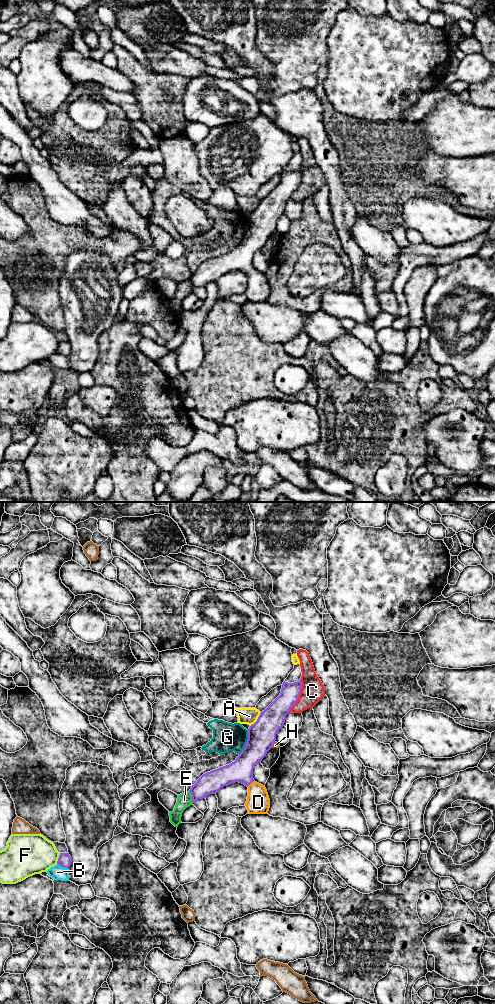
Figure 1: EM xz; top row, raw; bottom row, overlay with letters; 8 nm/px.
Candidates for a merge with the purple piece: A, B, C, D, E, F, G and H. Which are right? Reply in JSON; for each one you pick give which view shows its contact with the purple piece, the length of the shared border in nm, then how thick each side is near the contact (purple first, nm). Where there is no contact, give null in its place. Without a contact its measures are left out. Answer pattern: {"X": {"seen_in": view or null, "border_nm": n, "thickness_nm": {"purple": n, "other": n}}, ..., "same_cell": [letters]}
{"D": {"seen_in": "xz", "border_nm": 80, "thickness_nm": {"purple": 190, "other": 190}}, "same_cell": ["D"]}

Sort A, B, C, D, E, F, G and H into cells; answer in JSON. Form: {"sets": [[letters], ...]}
{"sets": [["A"], ["B"], ["C"], ["D"], ["E"], ["F"], ["G"], ["H"]]}

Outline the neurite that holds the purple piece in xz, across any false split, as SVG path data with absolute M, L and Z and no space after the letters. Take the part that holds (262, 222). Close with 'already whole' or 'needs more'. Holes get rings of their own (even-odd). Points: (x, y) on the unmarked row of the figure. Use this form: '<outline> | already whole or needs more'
M301 167L294 171L283 170L280 183L260 201L257 209L248 217L247 231L234 250L203 262L197 270L192 273L189 280L192 283L192 290L206 286L210 282L216 282L224 274L239 270L248 275L248 284L245 294L249 302L267 302L270 296L270 287L265 274L257 271L253 267L253 257L255 253L262 249L267 240L276 228L276 222L284 214L286 204L293 193L298 189L301 181Z | needs more

